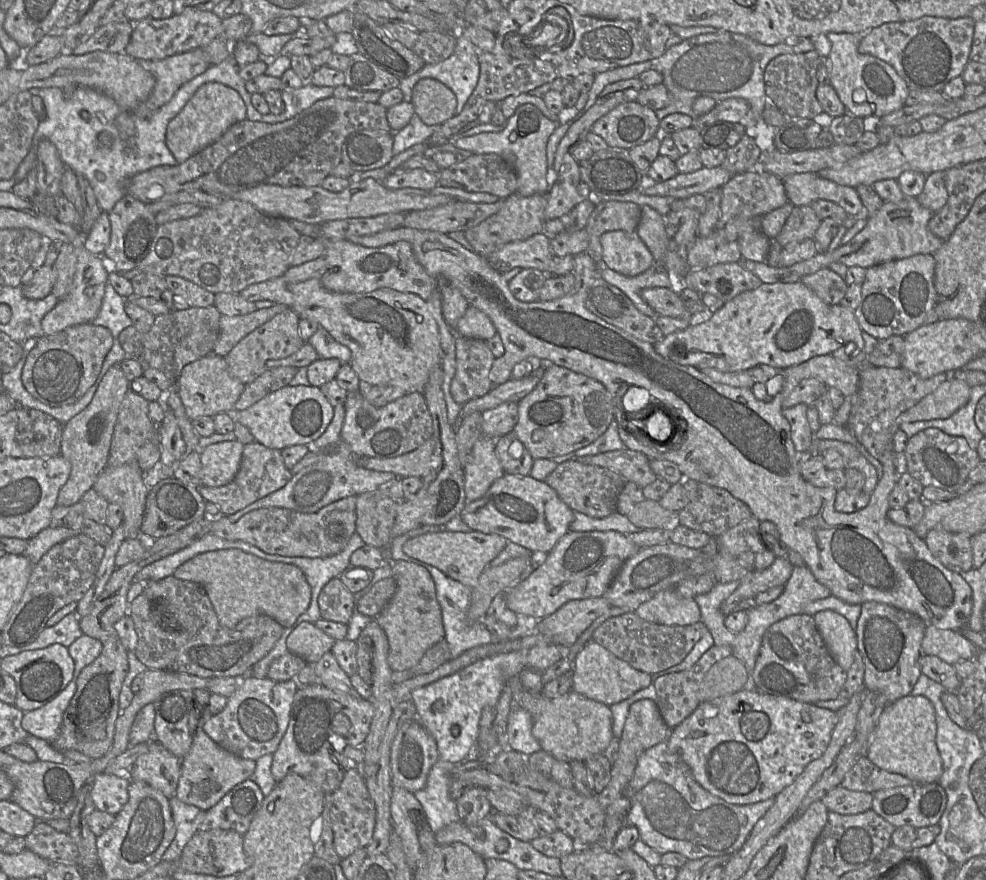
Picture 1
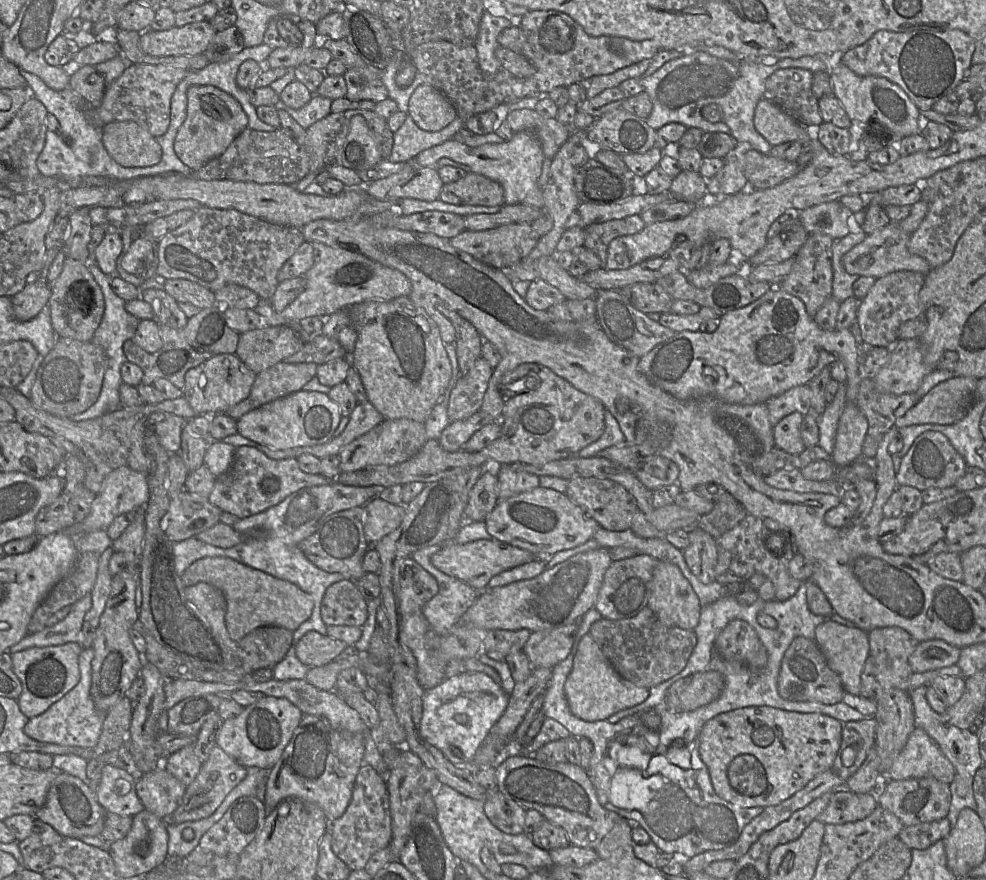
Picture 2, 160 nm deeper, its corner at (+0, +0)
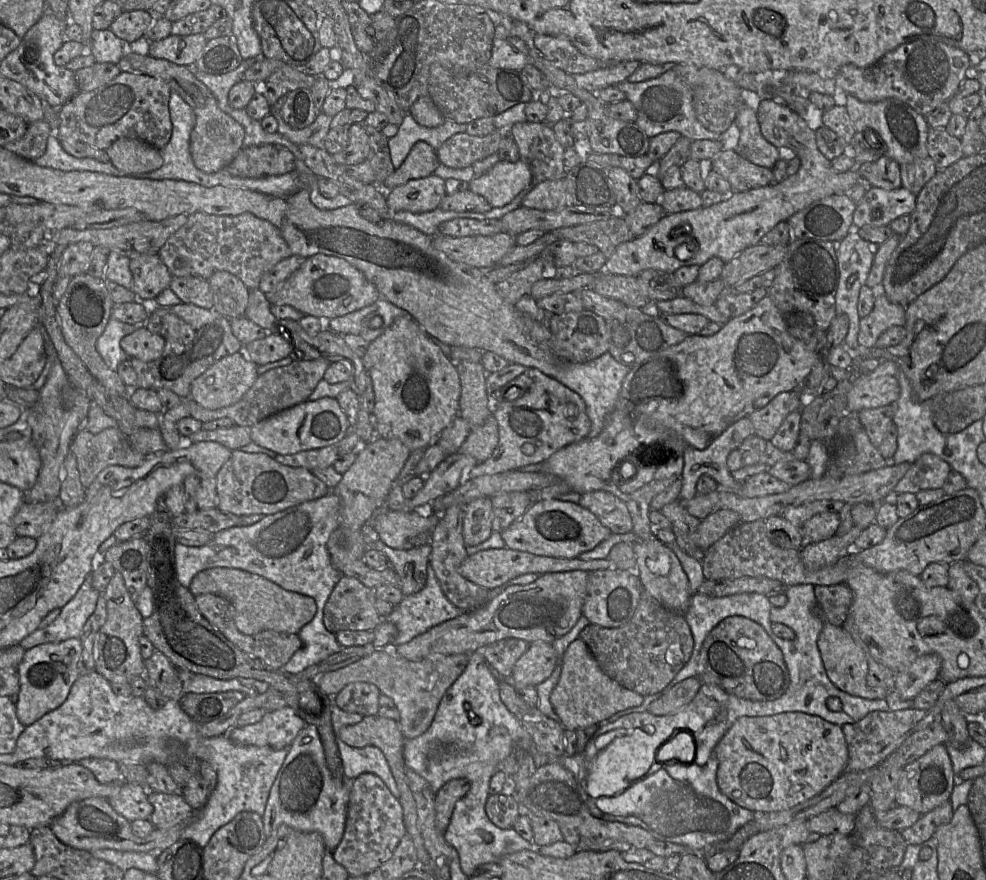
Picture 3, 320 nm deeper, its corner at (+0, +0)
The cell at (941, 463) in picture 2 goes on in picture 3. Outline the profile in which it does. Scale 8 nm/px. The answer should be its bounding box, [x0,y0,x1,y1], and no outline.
[893,453,952,494]

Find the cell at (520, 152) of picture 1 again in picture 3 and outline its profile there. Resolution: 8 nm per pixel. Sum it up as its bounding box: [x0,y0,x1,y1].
[469,160,532,207]

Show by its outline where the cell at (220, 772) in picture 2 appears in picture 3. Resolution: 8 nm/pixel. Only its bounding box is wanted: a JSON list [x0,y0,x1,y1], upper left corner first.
[49,797,192,855]

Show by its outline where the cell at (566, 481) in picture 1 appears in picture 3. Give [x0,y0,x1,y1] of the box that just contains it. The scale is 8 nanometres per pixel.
[578,490,633,534]

